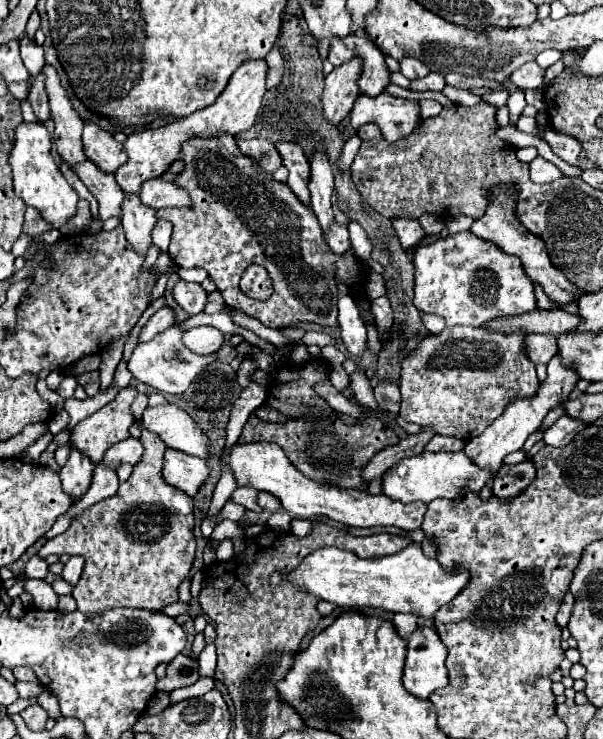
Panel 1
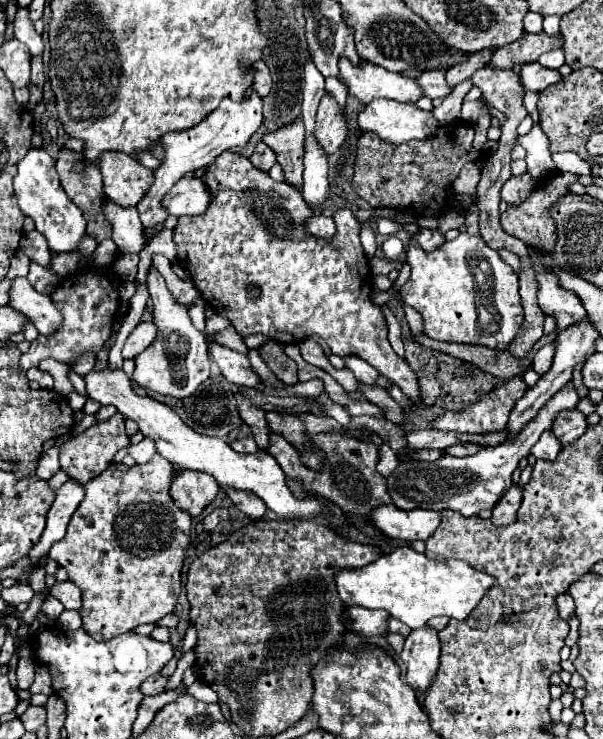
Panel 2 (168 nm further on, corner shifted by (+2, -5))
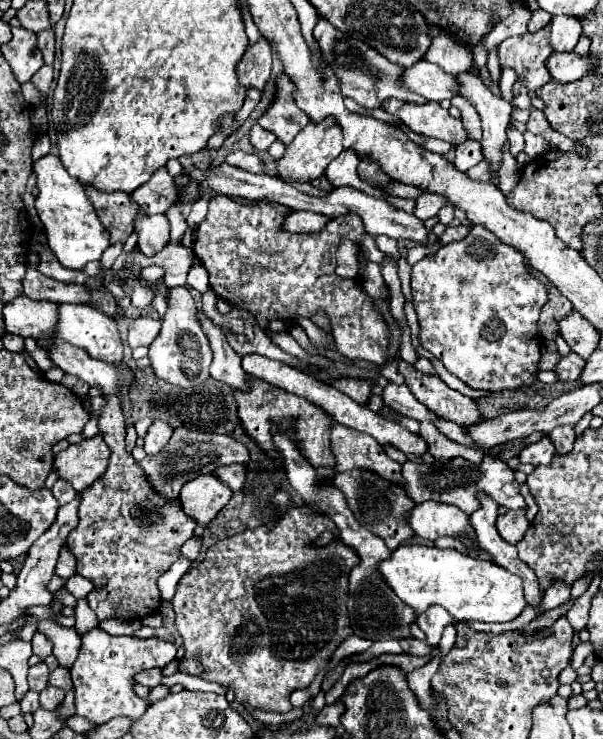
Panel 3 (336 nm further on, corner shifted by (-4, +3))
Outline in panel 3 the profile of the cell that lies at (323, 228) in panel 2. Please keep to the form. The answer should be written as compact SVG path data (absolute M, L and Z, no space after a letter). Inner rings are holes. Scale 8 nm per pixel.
M291 212L283 228L287 232L319 232L327 226L331 218L317 212Z

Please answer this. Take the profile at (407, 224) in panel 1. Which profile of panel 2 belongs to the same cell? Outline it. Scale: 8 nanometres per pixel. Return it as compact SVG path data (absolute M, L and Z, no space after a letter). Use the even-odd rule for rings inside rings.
M421 230L421 232L415 234L413 238L419 242L419 246L421 246L425 252L433 252L433 250L437 250L439 246L445 244L445 236L443 236L439 230Z

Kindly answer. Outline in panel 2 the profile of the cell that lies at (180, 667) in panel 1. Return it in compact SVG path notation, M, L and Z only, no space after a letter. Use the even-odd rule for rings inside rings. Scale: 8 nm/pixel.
M155 674L153 678L147 678L143 684L141 684L141 692L145 696L151 696L151 694L159 694L165 690L165 684L167 684L167 678L161 676L161 674Z

